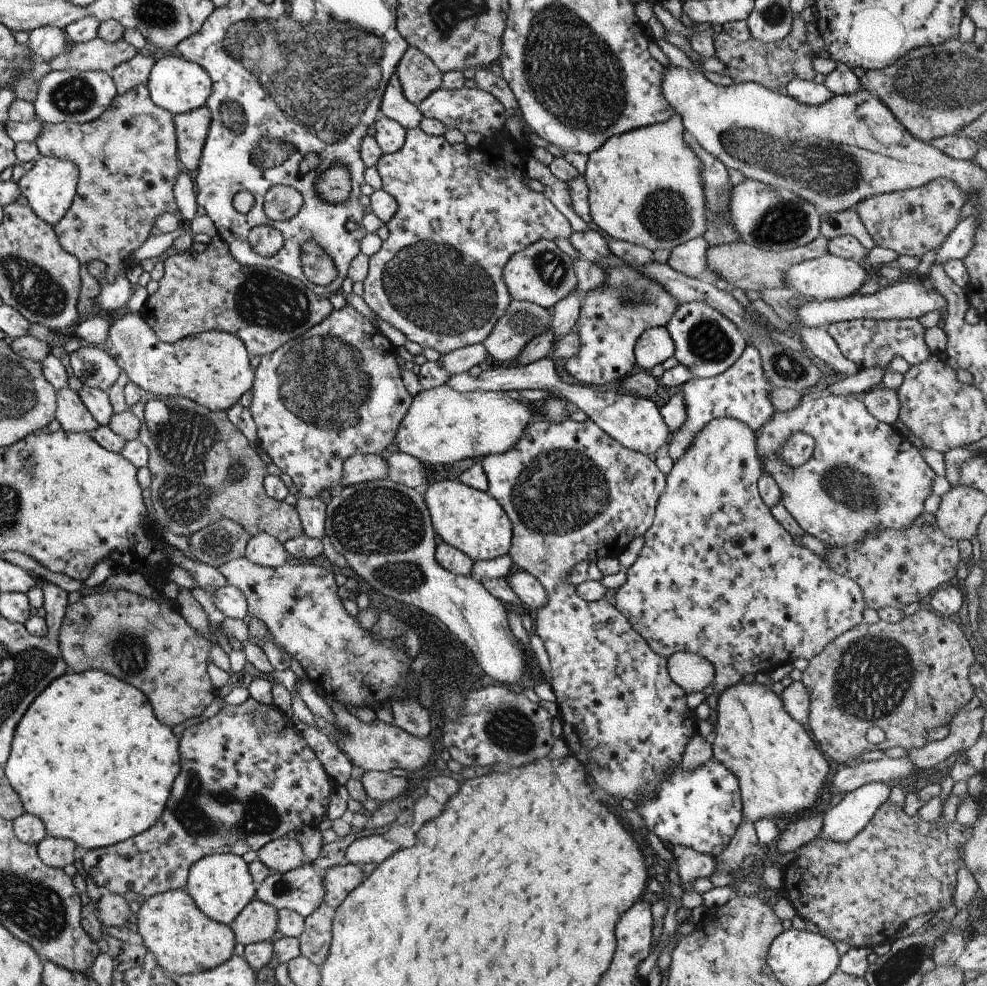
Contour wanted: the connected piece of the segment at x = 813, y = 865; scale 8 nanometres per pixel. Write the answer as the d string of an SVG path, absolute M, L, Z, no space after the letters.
M885 800L879 808L875 811L875 814L871 816L871 820L865 824L865 828L861 828L849 842L841 844L841 842L831 842L831 840L823 840L823 838L815 838L799 846L795 850L796 857L790 861L785 869L781 872L781 887L782 897L793 906L796 915L805 921L809 921L810 924L814 924L817 928L817 932L821 936L825 936L832 942L839 941L843 944L848 944L849 949L863 948L892 943L897 937L897 930L900 926L903 926L909 918L915 918L915 916L921 916L921 914L935 914L940 909L944 909L953 903L953 892L955 891L955 878L958 869L965 868L963 864L963 844L971 838L971 826L966 827L960 825L956 820L945 821L942 814L934 822L928 822L919 818L916 813L912 816L908 816L903 812L901 806L891 804L889 800Z

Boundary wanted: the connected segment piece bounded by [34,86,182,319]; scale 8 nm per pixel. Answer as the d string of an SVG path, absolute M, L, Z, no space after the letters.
M135 86L123 94L116 94L108 107L95 120L83 124L66 123L45 124L41 126L39 136L34 138L40 156L57 157L69 160L77 166L79 177L75 184L75 196L68 211L54 225L59 246L72 254L79 263L79 296L77 296L77 314L80 319L100 315L101 308L93 302L99 294L100 285L87 273L87 264L99 260L105 264L104 279L107 284L115 280L119 272L134 266L131 254L150 236L149 230L159 214L175 213L177 207L173 198L173 184L181 172L177 160L177 143L173 115L151 102L146 86Z

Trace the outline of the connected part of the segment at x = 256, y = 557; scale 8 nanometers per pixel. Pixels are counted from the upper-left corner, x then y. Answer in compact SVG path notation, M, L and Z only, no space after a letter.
M259 532L247 541L244 557L257 566L277 568L285 564L287 553L275 538L266 532Z

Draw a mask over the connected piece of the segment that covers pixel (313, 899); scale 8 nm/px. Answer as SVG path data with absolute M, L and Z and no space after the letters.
M302 864L283 874L270 872L256 885L254 898L277 911L291 910L305 918L321 905L325 896L321 878L312 864Z

